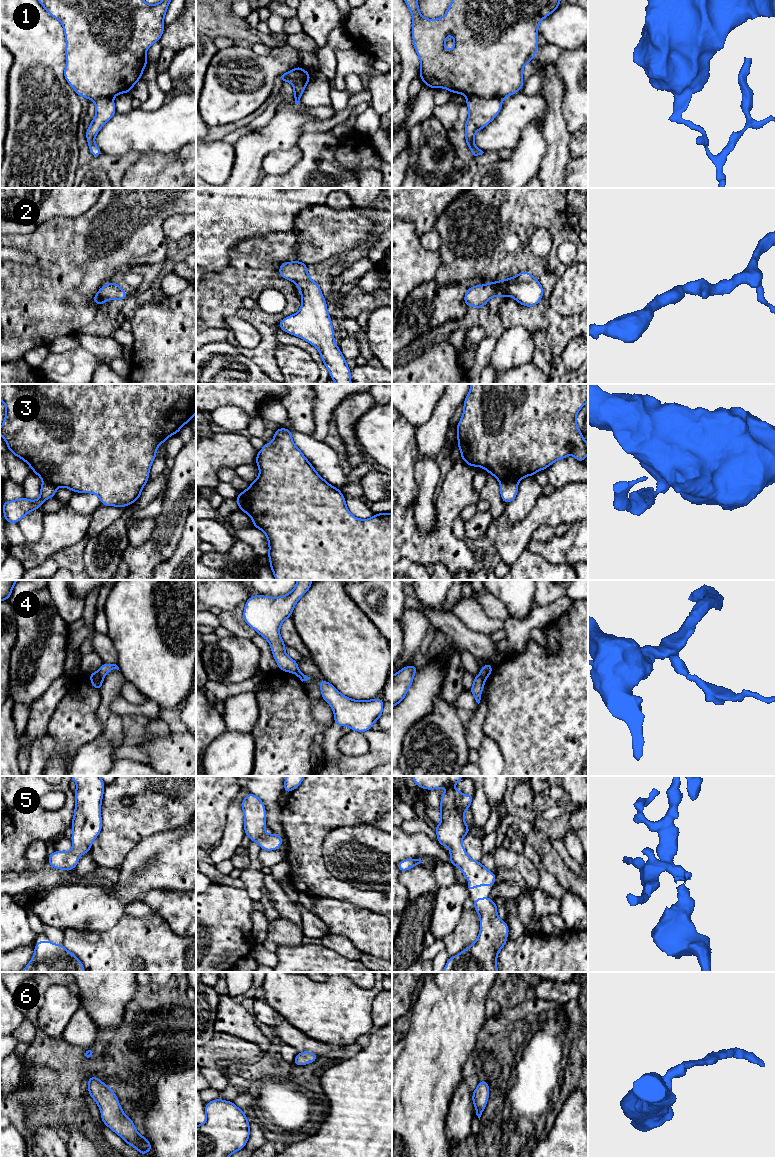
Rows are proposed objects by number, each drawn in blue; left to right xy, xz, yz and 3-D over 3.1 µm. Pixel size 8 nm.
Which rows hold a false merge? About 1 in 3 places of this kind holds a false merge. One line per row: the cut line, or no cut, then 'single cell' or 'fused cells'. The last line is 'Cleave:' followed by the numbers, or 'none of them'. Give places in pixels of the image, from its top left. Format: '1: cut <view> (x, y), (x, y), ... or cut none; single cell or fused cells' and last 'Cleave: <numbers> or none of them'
1: cut yz (467, 97), (499, 97), (502, 99); fused cells
2: cut none; single cell
3: cut xz (240, 492), (244, 498), (244, 505), (239, 509); fused cells
4: cut xy (97, 671), (102, 679); fused cells
5: cut none; single cell
6: cut none; single cell
Cleave: 1, 3, 4

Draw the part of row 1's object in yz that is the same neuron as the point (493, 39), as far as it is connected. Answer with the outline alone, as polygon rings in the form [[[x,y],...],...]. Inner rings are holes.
[[[404,0],[413,20],[413,46],[421,62],[419,77],[424,85],[445,88],[451,93],[484,99],[504,99],[523,87],[523,68],[535,58],[538,44],[539,23],[552,14],[561,0],[452,0],[446,13],[439,19],[424,18],[418,7],[418,0]],[[448,35],[454,38],[452,50],[445,49]]]

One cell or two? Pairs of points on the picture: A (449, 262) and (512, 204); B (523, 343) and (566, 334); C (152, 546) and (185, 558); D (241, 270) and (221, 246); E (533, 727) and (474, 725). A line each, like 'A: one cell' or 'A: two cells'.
A: one cell
B: two cells
C: two cells
D: two cells
E: two cells

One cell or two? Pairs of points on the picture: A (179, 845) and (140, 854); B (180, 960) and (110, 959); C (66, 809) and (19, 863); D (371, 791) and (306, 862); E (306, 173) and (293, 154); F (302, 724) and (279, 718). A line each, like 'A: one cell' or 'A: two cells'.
A: one cell
B: one cell
C: one cell
D: one cell
E: two cells
F: one cell

